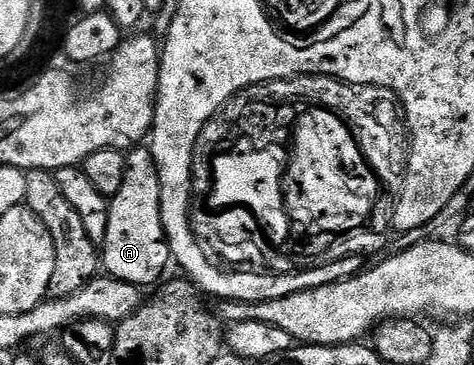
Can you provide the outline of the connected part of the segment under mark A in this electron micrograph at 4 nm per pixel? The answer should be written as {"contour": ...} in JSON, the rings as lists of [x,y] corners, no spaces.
{"contour":[[[145,144],[128,151],[125,163],[127,172],[123,172],[123,185],[119,187],[119,192],[115,192],[115,196],[109,199],[107,236],[103,243],[103,270],[108,277],[118,278],[127,284],[142,288],[153,285],[156,287],[162,281],[161,273],[171,266],[169,241],[163,232],[163,216],[159,204],[159,168],[153,159],[152,149]]]}

